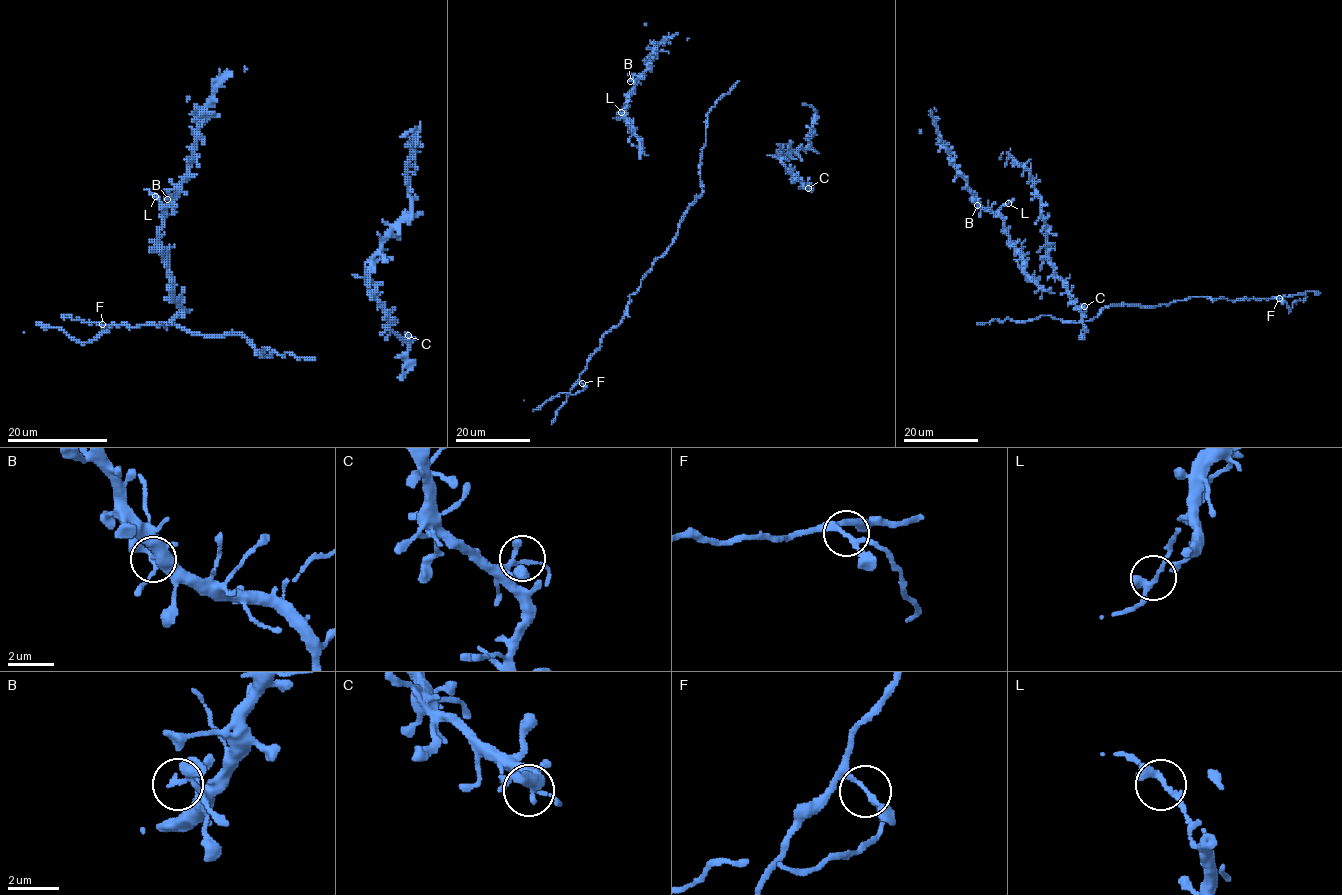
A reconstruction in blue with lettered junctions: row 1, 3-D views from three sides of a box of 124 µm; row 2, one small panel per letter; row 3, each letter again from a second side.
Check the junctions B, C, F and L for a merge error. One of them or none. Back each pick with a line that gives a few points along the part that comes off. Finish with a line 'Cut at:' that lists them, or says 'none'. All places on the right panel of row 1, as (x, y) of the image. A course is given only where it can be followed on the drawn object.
Cut at: none

